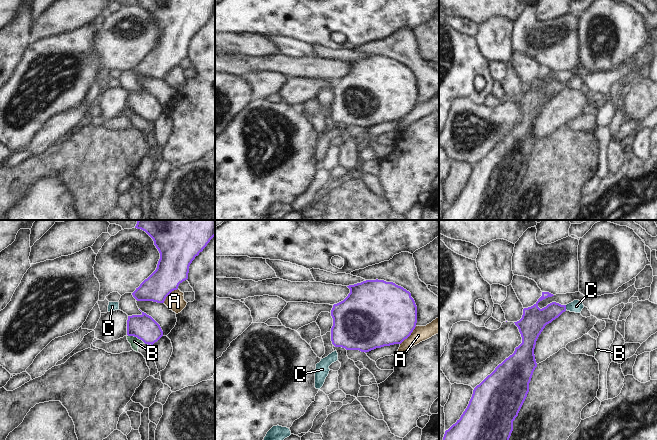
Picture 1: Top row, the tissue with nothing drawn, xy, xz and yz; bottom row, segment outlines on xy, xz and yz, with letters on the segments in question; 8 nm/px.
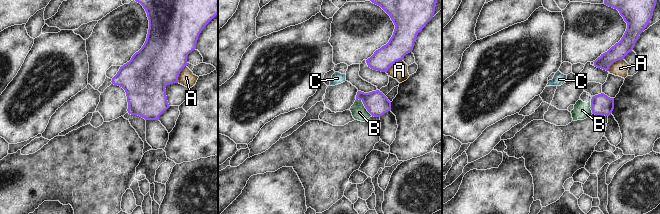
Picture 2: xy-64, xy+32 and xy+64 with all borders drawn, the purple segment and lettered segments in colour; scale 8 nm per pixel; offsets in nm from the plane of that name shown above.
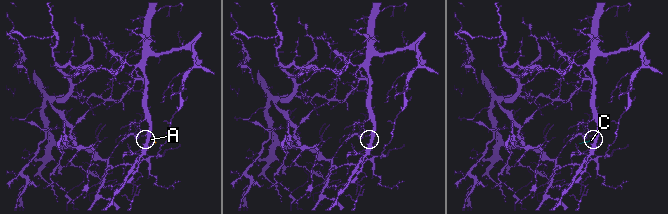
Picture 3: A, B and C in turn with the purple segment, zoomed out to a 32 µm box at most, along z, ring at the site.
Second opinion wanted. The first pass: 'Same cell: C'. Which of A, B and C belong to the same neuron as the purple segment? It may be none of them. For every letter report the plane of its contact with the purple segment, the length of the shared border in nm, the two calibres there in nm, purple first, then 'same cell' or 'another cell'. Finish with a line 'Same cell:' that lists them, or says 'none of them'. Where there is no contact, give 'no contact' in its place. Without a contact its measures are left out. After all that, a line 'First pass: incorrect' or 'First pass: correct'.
A: meets purple in xz; contact 200 nm long; 500 nm thick on the purple side, 130 nm on the other; another cell
B: meets purple in xy; contact 170 nm long; 200 nm thick on the purple side, 80 nm on the other; another cell
C: meets purple in yz; contact 40 nm long; 170 nm thick on the purple side, 100 nm on the other; same cell
Same cell: C
First pass: correct

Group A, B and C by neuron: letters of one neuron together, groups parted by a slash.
A B / C

